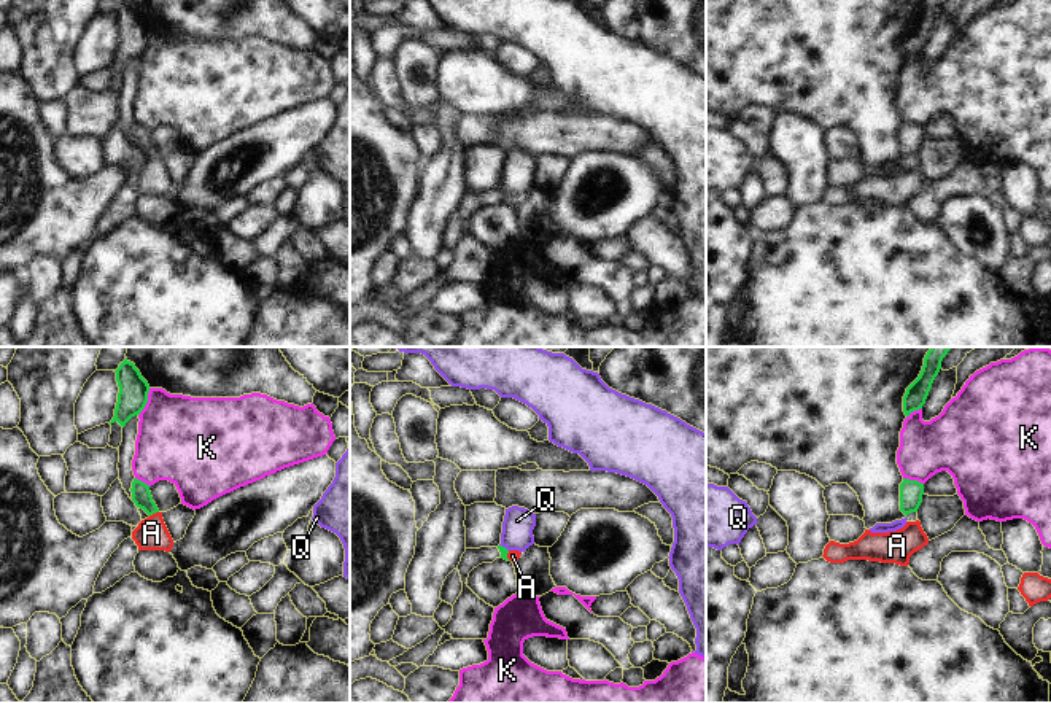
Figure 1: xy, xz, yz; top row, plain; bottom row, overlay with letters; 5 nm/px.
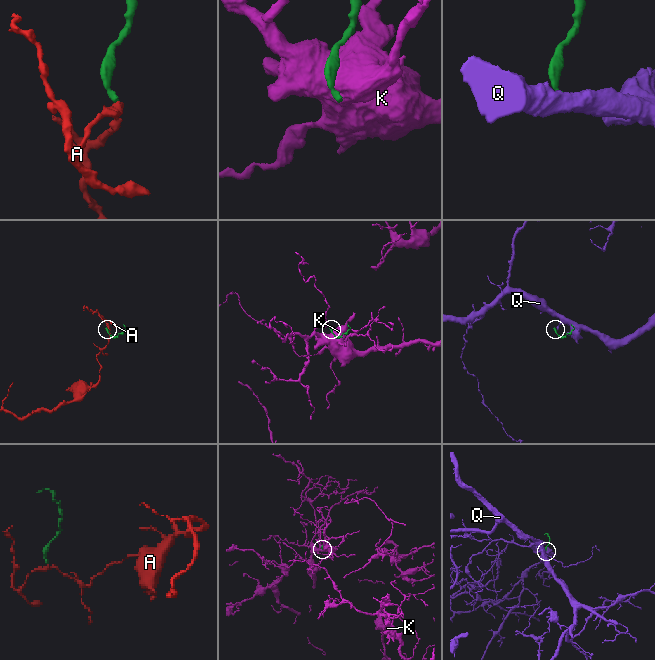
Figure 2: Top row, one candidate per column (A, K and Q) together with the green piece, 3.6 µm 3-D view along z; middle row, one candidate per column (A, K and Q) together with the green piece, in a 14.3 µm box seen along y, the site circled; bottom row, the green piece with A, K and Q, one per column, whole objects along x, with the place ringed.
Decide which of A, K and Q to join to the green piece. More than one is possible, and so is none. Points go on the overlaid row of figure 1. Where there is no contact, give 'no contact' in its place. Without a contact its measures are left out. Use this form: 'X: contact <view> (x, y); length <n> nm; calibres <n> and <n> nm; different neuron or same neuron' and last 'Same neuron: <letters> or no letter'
A: contact xy (153, 512); length 50 nm; calibres 100 and 160 nm; same neuron
K: contact xy (147, 401); length 160 nm; calibres 150 and 440 nm; different neuron
Q: contact xz (504, 547); length 60 nm; calibres 40 and 160 nm; different neuron
Same neuron: A

